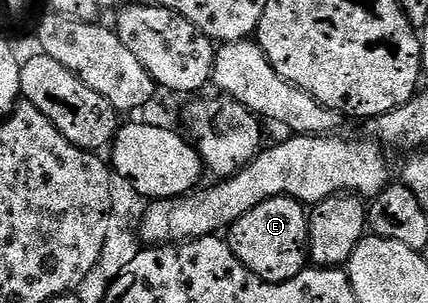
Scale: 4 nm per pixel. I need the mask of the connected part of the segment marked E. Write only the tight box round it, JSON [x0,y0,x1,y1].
[228,197,309,285]

